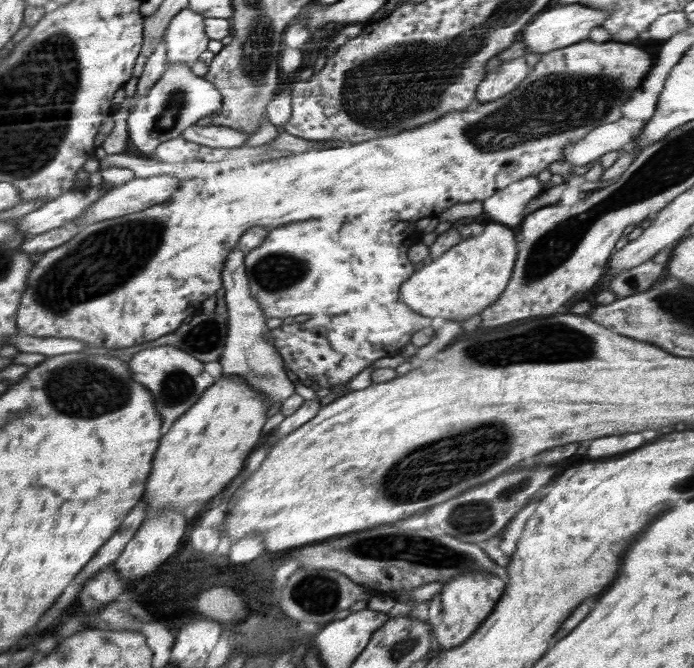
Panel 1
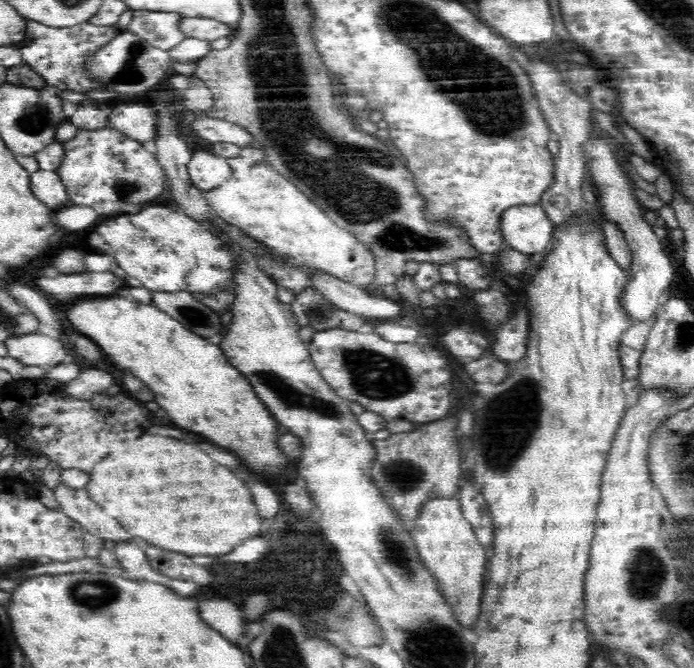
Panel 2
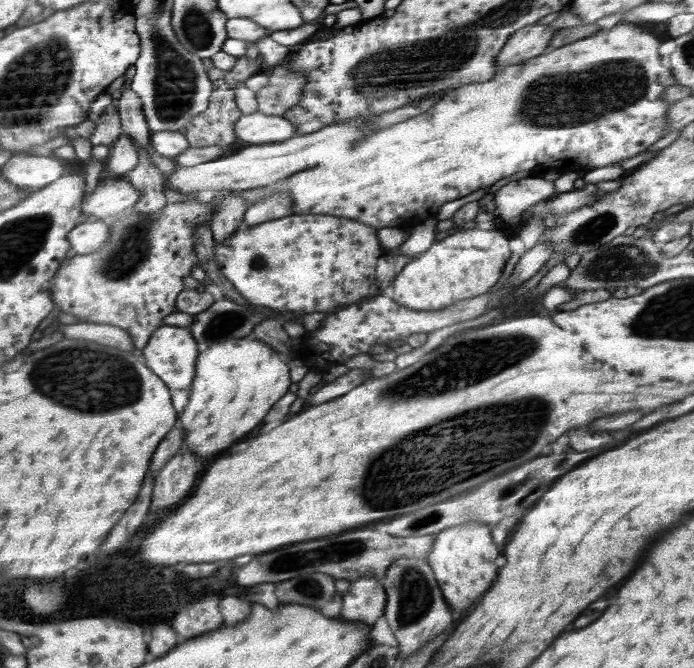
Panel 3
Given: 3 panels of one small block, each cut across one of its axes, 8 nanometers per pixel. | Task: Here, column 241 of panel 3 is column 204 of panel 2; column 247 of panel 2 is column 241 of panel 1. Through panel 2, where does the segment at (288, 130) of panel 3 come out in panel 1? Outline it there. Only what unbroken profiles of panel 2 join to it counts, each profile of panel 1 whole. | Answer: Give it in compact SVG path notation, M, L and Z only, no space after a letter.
M197 123L186 128L180 136L190 142L212 148L238 148L250 140L251 135L246 131L228 128L228 126L202 127Z

